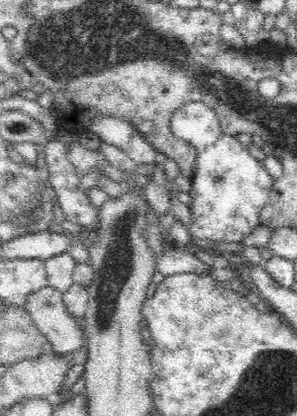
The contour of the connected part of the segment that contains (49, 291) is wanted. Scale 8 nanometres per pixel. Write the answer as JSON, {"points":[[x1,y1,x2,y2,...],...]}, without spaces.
{"points":[[46,285,31,292,23,306,52,350,67,357,85,344,78,319,68,311,62,293]]}

